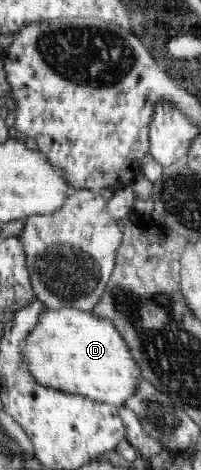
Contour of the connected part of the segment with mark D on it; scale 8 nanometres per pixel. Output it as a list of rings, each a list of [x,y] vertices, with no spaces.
[[[76,308],[49,309],[38,314],[37,322],[21,346],[26,370],[37,384],[69,394],[86,396],[93,401],[121,406],[134,395],[140,376],[139,365],[133,360],[127,343],[109,319],[99,318],[92,311]]]

